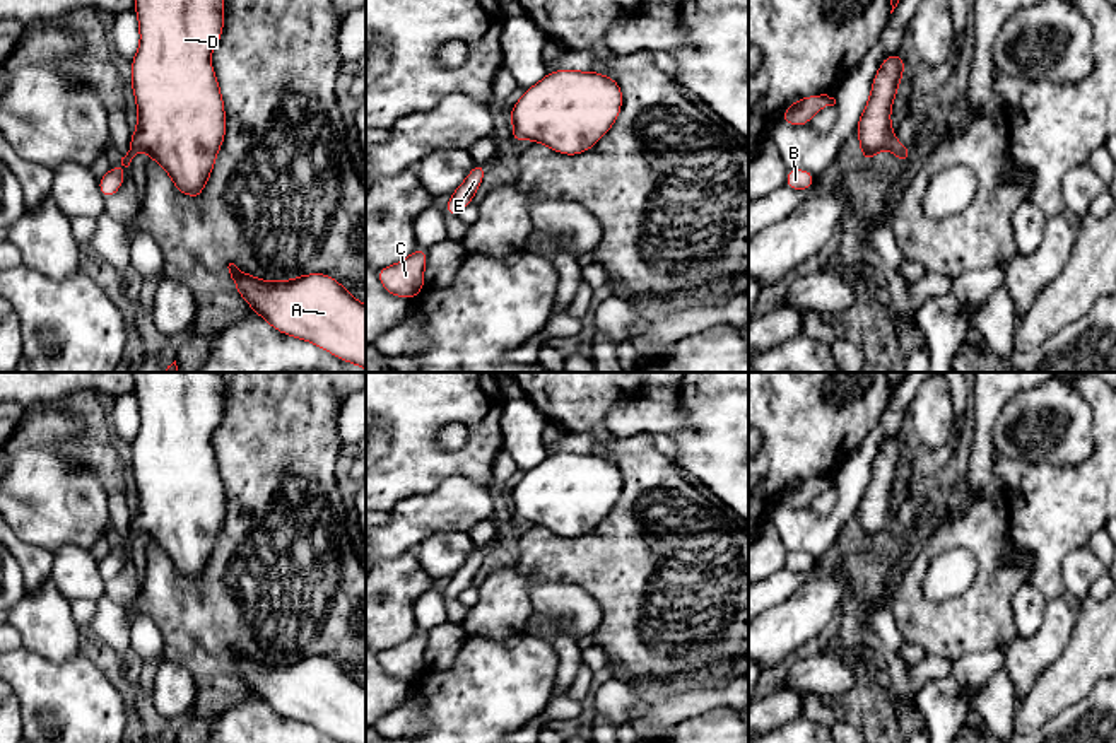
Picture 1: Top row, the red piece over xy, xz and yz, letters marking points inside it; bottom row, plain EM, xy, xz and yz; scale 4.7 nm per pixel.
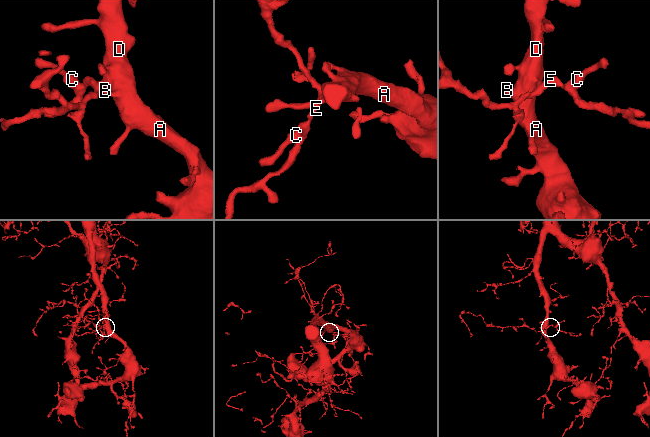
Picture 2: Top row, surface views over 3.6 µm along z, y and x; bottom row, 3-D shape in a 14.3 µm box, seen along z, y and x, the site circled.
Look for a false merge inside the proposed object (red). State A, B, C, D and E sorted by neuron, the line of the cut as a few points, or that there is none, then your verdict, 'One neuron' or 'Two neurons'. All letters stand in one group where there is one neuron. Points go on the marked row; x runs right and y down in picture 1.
Groups: A B C D E. No split. One neuron

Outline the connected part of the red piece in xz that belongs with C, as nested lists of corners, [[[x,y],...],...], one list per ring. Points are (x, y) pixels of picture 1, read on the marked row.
[[[417,248],[405,260],[378,270],[378,278],[388,294],[412,301],[424,289],[426,265],[427,265],[427,251]]]

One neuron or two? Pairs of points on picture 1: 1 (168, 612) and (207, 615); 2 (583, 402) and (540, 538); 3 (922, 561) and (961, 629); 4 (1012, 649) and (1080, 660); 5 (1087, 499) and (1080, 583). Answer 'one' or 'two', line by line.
1: one
2: two
3: one
4: two
5: two

